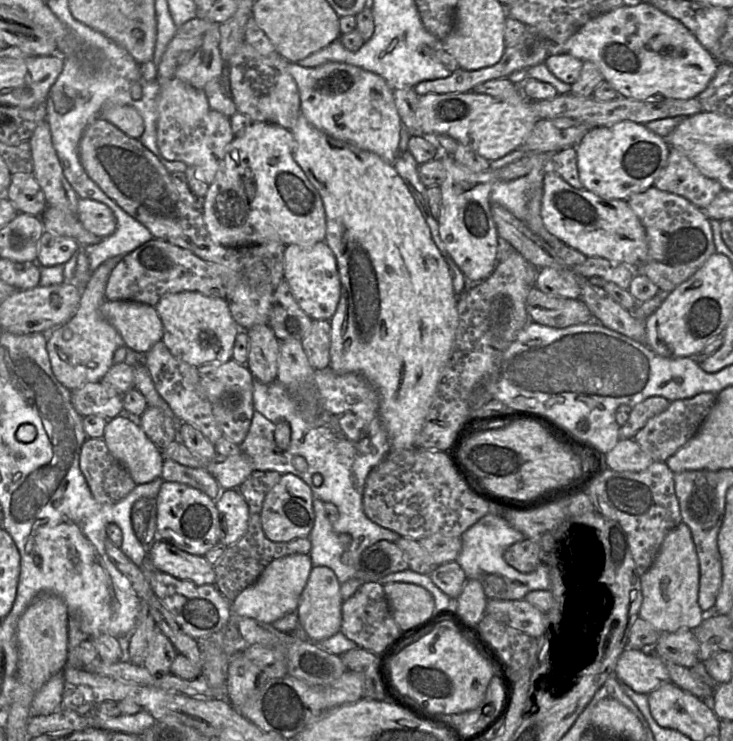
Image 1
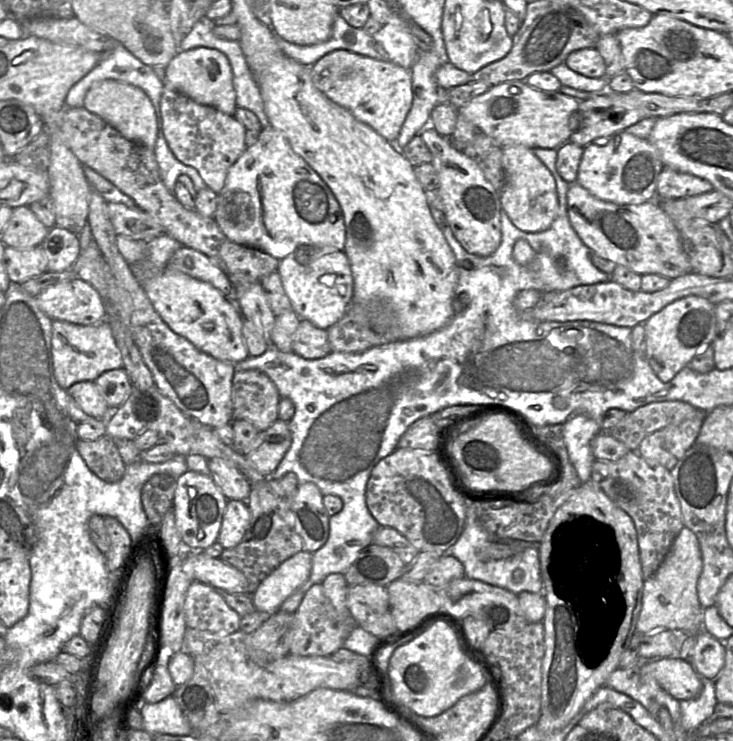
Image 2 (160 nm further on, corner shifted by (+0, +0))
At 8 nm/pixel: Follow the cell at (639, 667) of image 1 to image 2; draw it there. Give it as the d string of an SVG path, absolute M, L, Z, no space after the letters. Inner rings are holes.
M678 657L641 662L641 675L644 679L655 679L664 691L679 701L697 698L703 688L702 677L691 663Z

